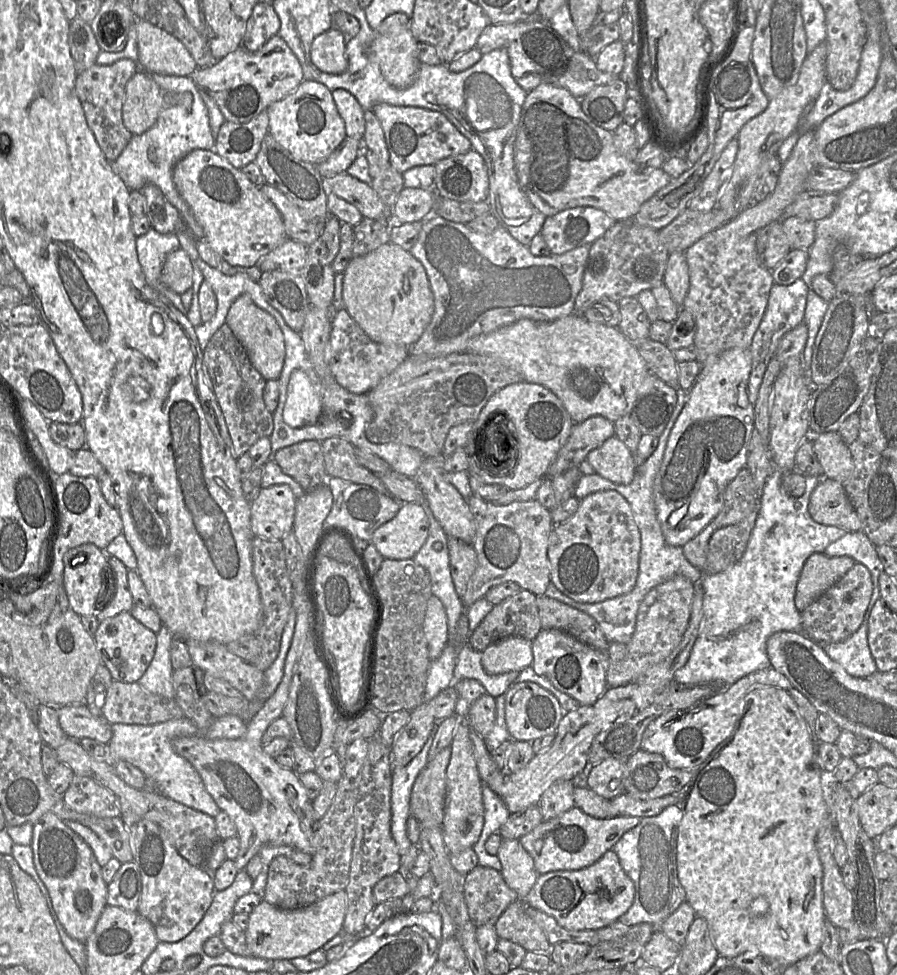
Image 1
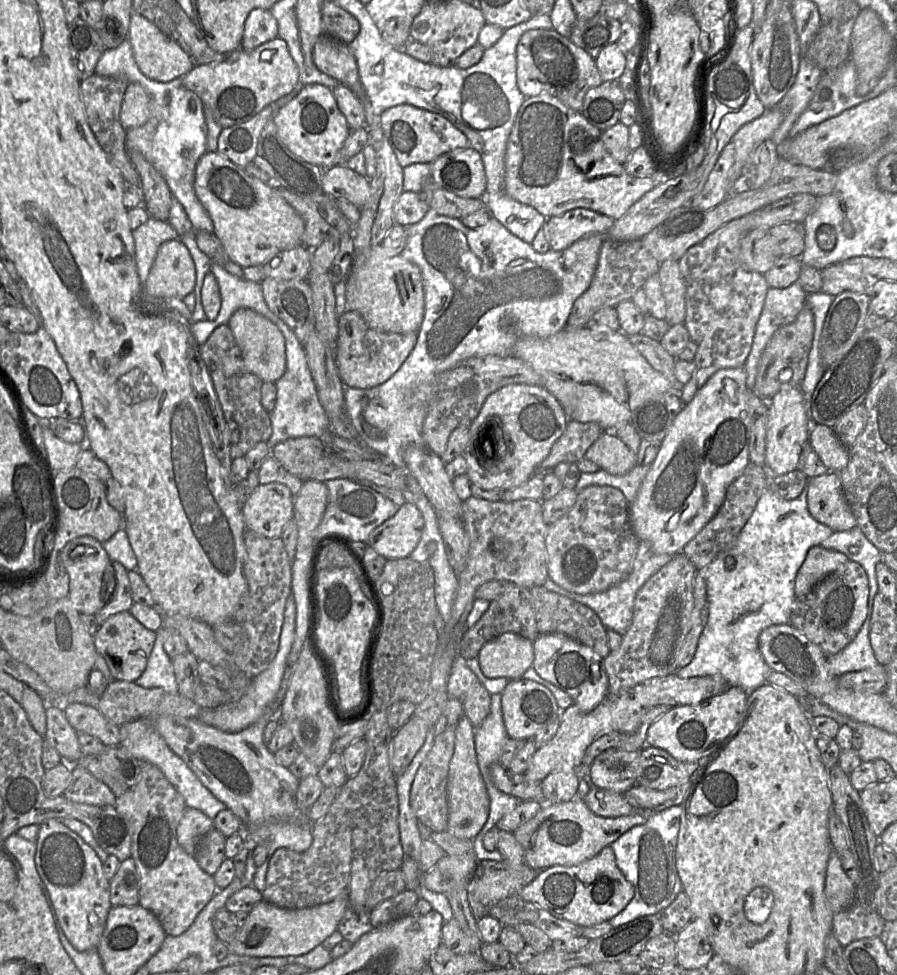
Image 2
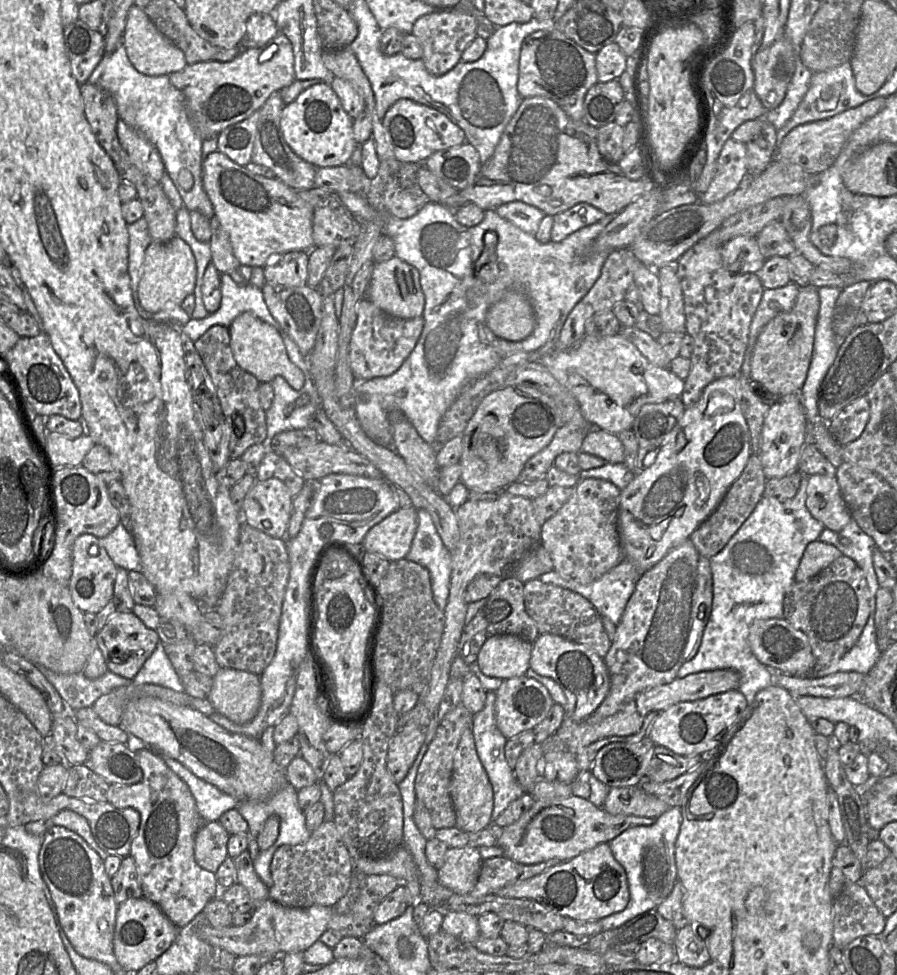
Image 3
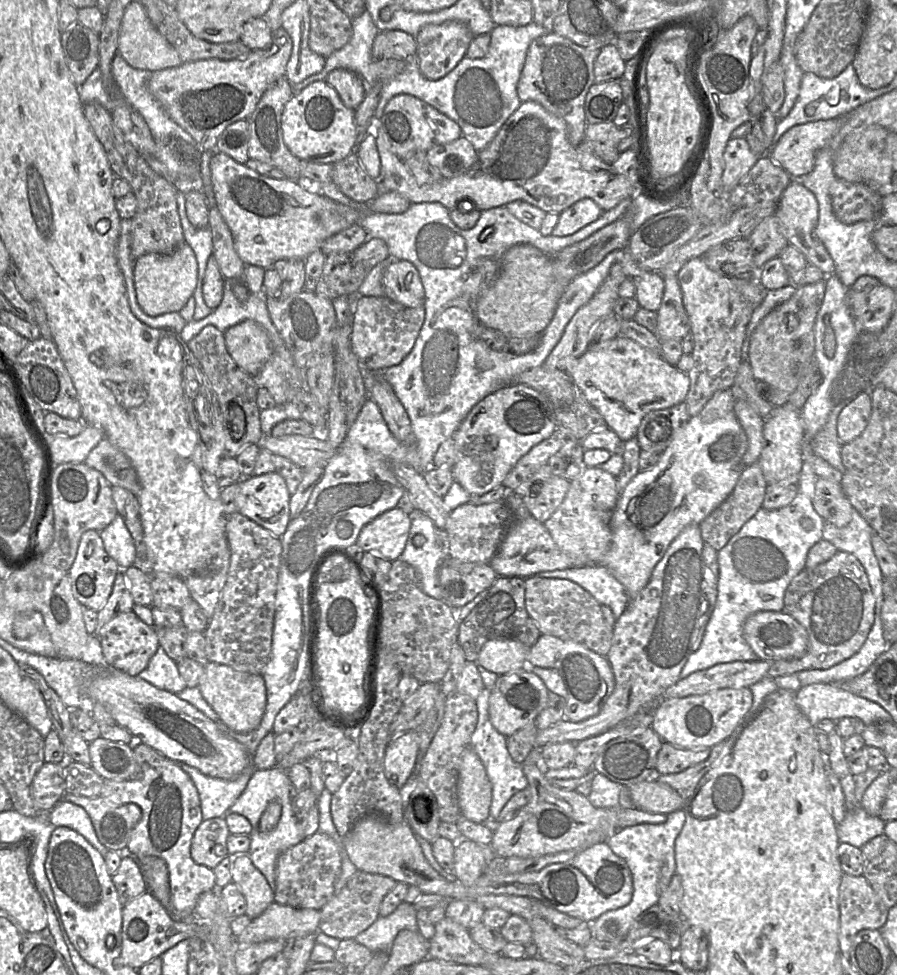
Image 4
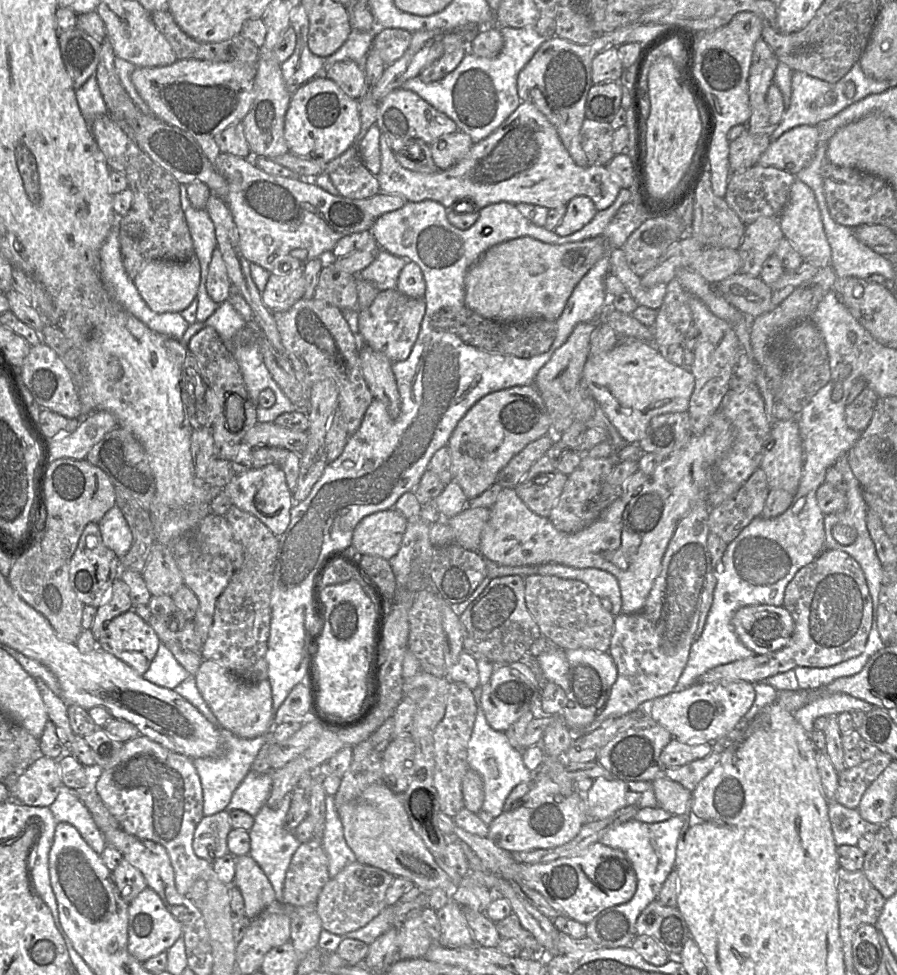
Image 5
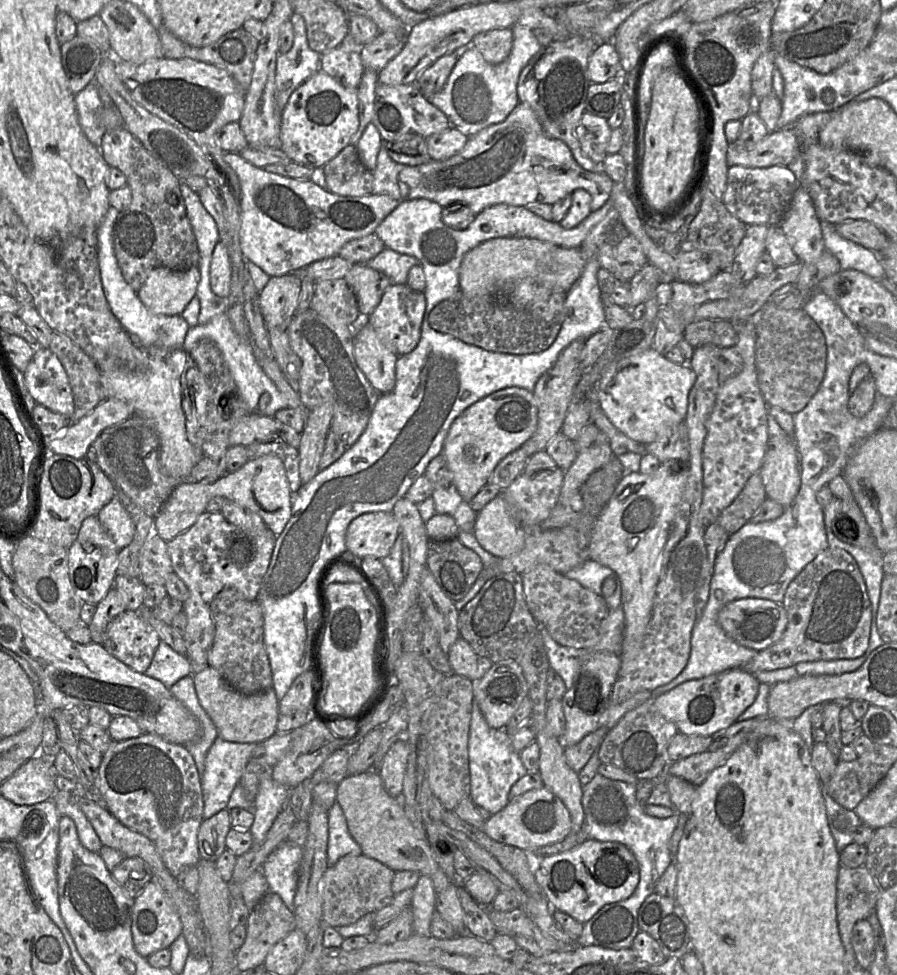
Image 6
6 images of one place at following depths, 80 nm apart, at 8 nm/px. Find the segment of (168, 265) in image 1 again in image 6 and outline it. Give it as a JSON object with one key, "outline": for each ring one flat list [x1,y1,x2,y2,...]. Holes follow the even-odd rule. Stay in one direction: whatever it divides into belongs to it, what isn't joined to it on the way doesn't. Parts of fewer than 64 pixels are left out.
{"outline":[[198,266,177,271,165,267,154,268,137,292,146,308,161,315,181,315,196,296,200,281]]}

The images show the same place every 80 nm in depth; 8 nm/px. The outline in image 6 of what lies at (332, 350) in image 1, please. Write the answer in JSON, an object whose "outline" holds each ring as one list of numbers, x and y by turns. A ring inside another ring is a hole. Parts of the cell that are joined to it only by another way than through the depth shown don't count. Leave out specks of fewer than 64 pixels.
{"outline":[[392,284,383,293,375,310,366,318,379,340,397,356,410,353,420,340,421,325,426,308,423,292,412,290,407,284]]}

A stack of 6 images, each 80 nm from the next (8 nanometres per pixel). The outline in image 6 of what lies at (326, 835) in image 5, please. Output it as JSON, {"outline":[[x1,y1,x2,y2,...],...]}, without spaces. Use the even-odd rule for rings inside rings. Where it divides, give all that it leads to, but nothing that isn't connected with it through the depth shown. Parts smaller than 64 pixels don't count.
{"outline":[[336,801,328,811,328,867,333,866,345,855,361,854,361,848,351,836,343,810]]}

